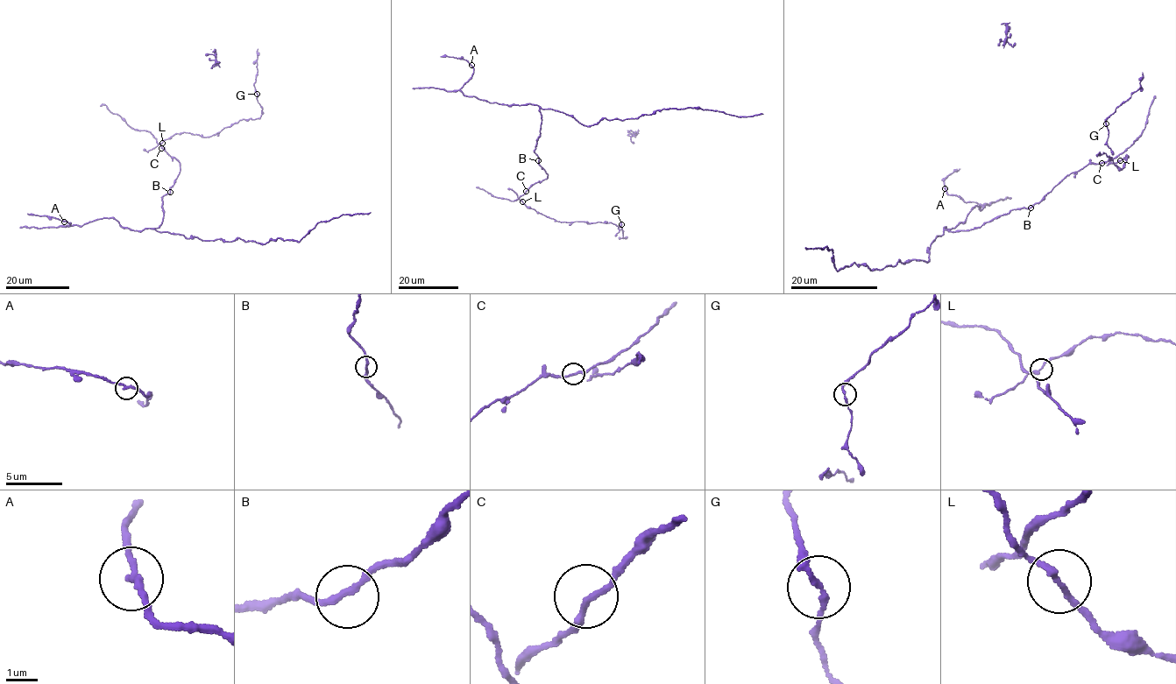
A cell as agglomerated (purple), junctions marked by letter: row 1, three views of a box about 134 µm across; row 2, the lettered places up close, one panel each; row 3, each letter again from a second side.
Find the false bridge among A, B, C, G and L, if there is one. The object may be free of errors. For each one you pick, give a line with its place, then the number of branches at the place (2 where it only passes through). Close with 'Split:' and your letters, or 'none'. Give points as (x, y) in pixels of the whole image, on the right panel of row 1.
Split: none

